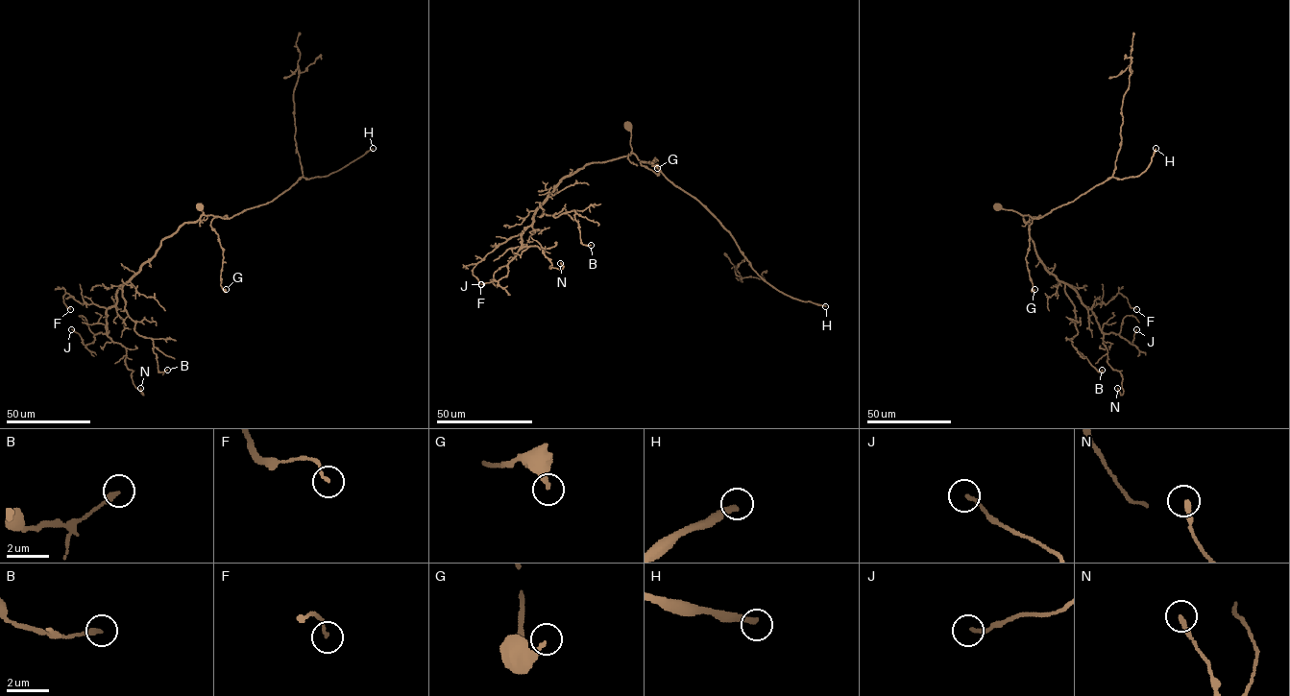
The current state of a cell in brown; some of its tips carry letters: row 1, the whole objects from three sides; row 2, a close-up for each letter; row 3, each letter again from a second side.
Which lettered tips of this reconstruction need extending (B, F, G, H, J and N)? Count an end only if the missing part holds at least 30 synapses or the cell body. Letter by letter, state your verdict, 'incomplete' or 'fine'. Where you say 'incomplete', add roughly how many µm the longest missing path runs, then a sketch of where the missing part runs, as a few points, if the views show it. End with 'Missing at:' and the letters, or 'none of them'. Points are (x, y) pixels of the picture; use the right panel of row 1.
B: fine
F: fine
G: fine
H: incomplete; missing 140 µm; course (1156, 148), (1157, 139), (1155, 130), (1131, 113), (1119, 101), (1082, 88), (1064, 86), (1035, 71)
J: fine
N: fine
Missing at: H

